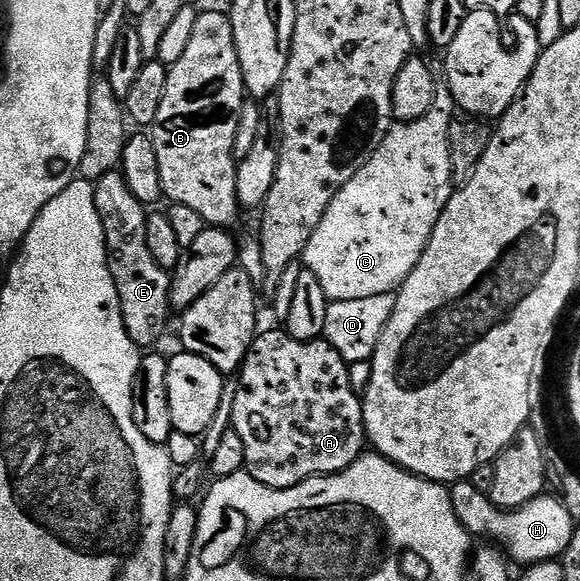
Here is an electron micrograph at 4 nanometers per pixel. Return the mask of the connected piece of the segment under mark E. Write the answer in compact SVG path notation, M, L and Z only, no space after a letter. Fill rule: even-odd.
M117 170L107 172L96 180L93 197L103 222L105 252L109 256L109 269L115 282L125 329L138 348L152 349L156 345L153 343L164 334L169 324L171 276L155 262L155 258L151 258L151 250L147 250L146 205L131 194L131 186L127 186Z

